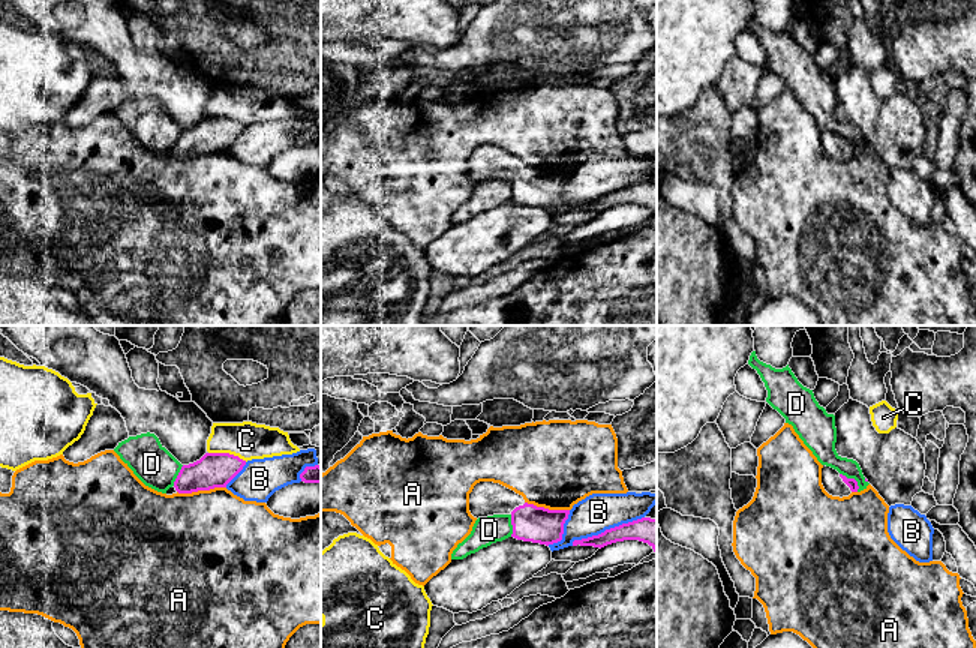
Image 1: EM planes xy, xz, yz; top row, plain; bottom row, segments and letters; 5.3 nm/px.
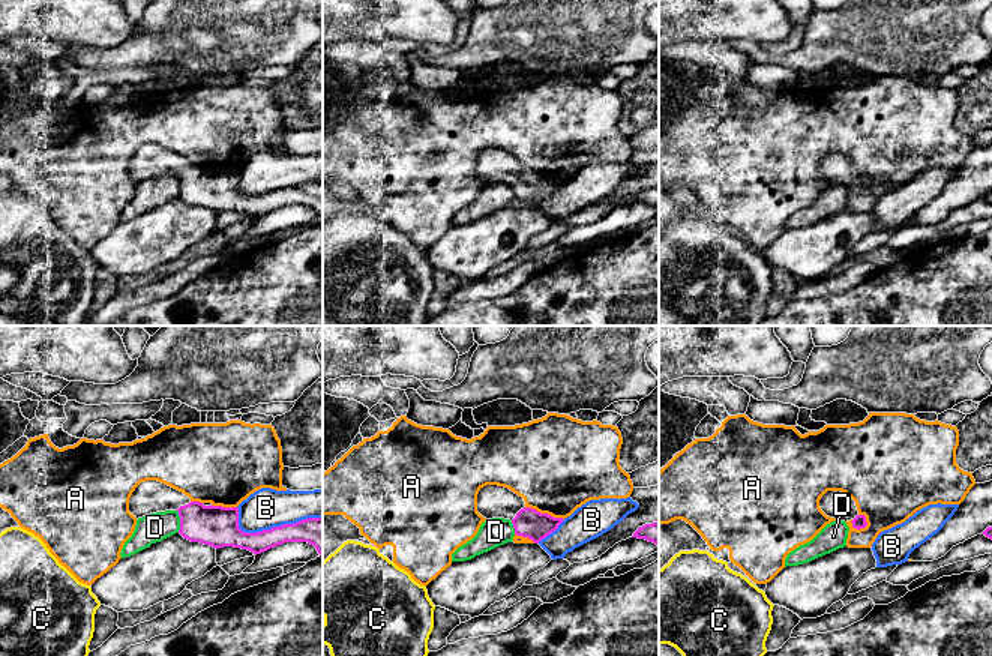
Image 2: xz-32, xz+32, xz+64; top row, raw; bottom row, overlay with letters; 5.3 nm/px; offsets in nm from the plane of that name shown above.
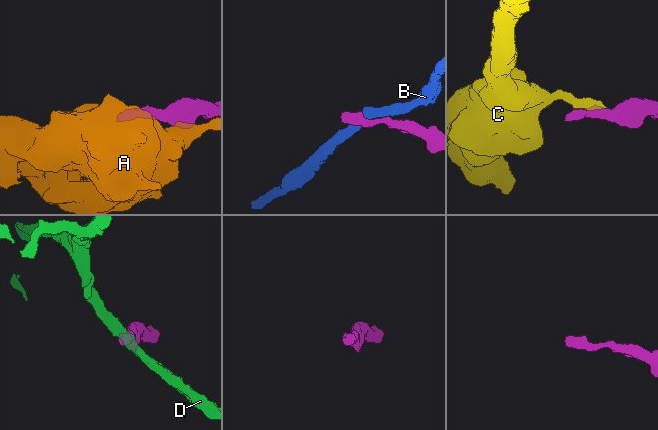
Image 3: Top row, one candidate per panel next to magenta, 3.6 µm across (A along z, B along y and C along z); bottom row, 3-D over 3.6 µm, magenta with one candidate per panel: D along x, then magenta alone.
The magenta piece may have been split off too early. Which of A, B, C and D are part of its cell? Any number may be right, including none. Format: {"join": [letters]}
{"join": []}

